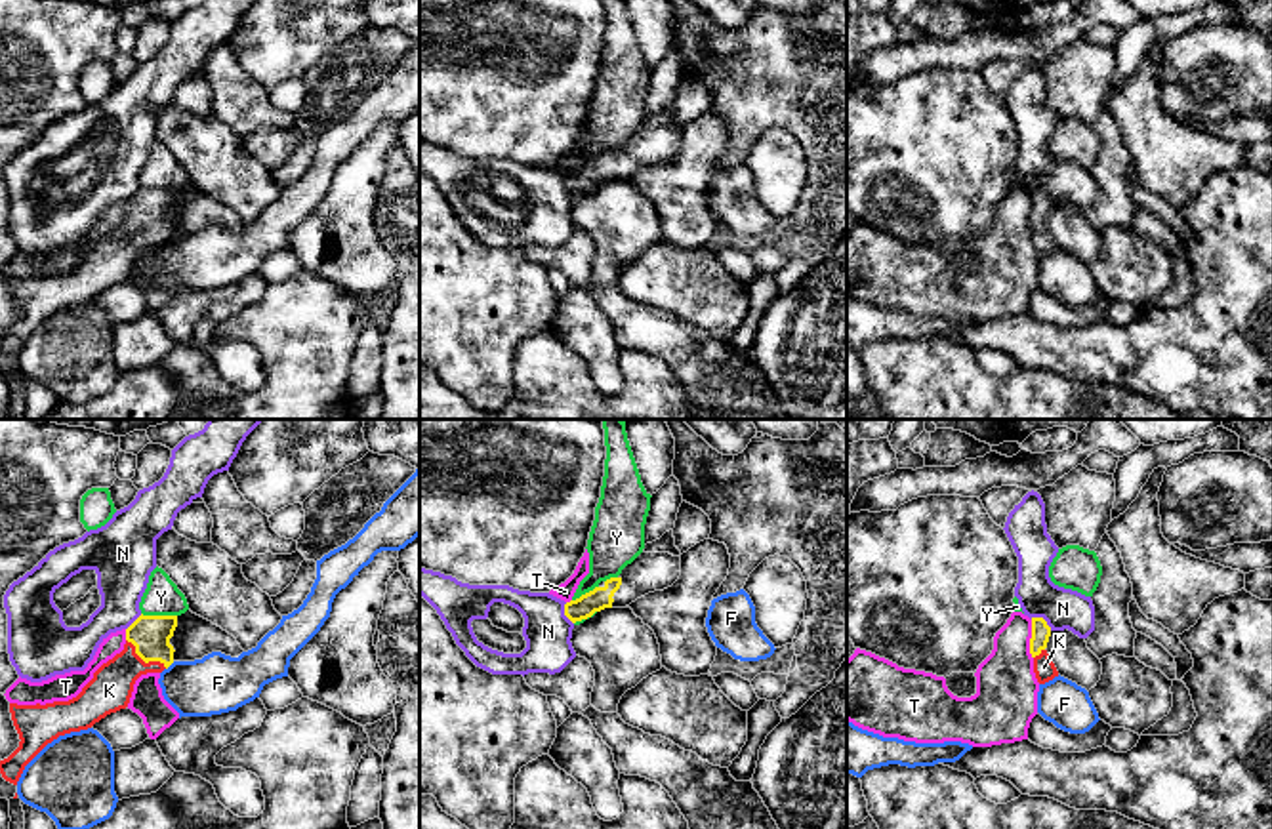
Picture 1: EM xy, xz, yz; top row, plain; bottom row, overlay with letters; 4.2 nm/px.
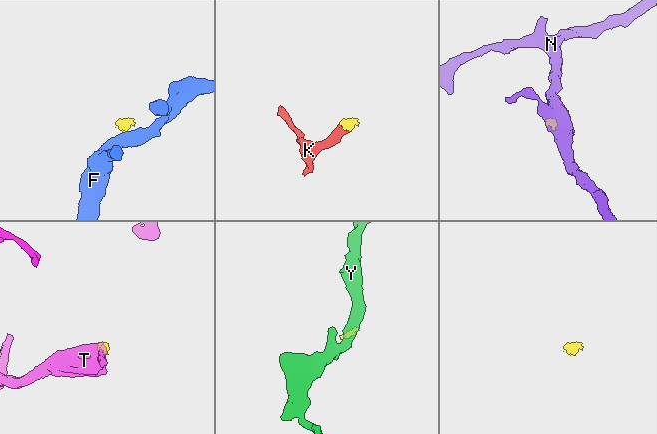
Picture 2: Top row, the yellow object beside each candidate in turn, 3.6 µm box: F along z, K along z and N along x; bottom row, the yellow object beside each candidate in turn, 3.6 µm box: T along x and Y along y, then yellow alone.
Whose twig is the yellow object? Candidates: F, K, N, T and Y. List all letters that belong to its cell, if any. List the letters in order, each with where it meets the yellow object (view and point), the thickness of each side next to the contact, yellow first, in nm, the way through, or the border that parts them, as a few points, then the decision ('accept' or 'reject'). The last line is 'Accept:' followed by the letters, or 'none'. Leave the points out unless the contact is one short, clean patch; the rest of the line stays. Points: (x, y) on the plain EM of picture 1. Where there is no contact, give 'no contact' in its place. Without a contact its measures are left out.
F: contact xy (170, 237); calibres 160 and 240 nm; border xy (174, 235), (166, 242); reject
K: contact xy (145, 235); calibres 160 and 180 nm; way xy (151, 208), (147, 212), (145, 235), (109, 263); accept
N: contact yz (1042, 191); calibres 80 and 180 nm; border yz (1030, 191), (1042, 191), (1051, 202); reject
T: contact yz (1030, 212); calibres 80 and 260 nm; border yz (1030, 193), (1032, 231); reject
Y: contact xy (159, 189); calibres 160 and 150 nm; border xy (142, 185), (176, 189); reject
Accept: K

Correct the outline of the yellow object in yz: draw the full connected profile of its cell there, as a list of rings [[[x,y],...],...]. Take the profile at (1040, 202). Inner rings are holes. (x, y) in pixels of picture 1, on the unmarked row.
[[[1032,191],[1030,227],[1034,231],[1034,246],[1039,257],[1045,257],[1058,250],[1058,244],[1045,223],[1049,210],[1051,200],[1047,194],[1043,191]]]

